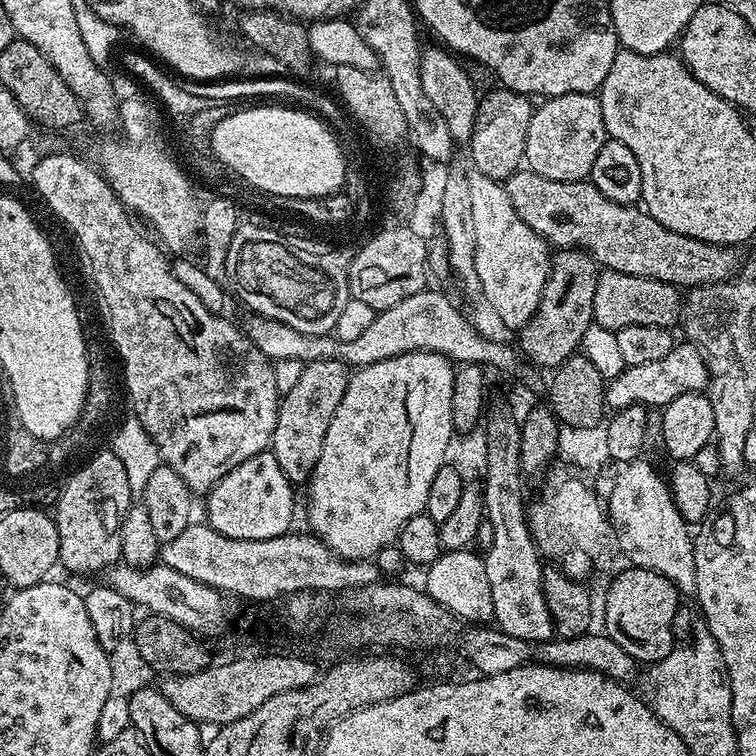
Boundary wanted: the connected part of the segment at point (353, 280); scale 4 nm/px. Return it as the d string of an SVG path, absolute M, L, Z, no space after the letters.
M407 226L384 228L377 236L372 236L351 257L348 265L348 294L353 301L374 308L377 313L395 306L412 294L426 288L430 269L428 253L430 244L427 239L418 237Z

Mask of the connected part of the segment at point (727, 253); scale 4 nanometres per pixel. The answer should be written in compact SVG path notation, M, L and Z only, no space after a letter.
M519 170L502 185L522 222L547 240L553 249L581 248L592 255L601 269L609 272L654 278L687 290L700 284L730 280L741 271L742 263L735 247L702 242L666 230L643 207L610 202L587 179L551 181L529 170Z

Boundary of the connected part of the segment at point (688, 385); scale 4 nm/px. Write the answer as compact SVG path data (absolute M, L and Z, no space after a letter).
M681 342L670 350L670 354L654 362L645 362L643 366L627 366L617 376L611 377L604 390L604 403L612 410L625 408L627 404L663 406L678 398L678 394L704 392L707 386L708 364L704 360L704 353L695 344Z

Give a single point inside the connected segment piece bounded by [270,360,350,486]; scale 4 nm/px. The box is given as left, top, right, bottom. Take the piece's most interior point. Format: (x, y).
(305, 410)

